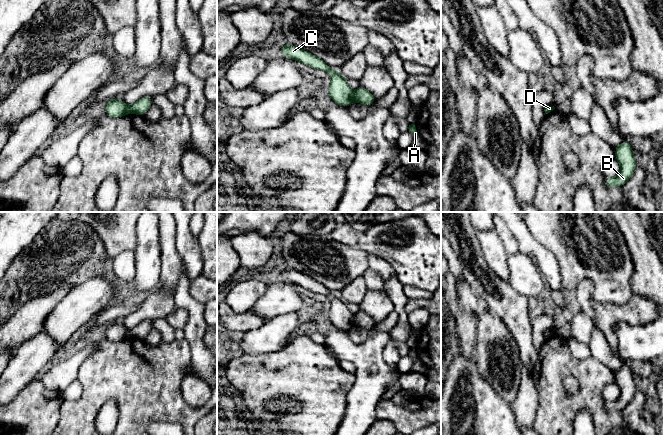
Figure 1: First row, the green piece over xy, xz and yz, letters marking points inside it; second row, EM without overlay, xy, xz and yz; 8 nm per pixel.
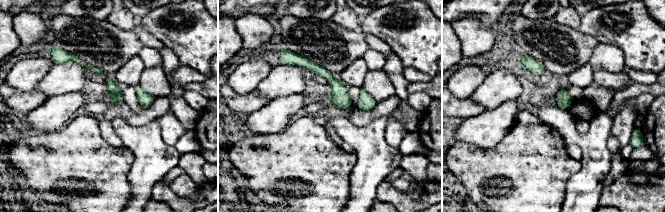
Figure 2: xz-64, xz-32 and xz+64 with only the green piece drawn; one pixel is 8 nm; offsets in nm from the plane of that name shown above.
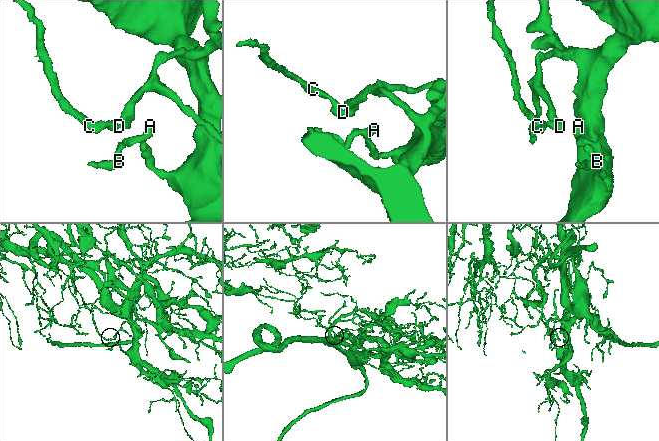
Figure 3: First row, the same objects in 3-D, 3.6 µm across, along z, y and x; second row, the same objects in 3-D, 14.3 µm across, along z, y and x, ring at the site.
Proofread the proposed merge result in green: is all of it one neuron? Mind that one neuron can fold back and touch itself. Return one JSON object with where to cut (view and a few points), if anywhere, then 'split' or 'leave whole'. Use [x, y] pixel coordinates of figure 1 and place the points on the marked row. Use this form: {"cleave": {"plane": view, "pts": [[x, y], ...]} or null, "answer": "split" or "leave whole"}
{"cleave": {"plane": "xz", "pts": [[352, 93], [353, 100]]}, "answer": "split"}

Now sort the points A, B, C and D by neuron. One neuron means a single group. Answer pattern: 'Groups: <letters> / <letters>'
Groups: A B / C D

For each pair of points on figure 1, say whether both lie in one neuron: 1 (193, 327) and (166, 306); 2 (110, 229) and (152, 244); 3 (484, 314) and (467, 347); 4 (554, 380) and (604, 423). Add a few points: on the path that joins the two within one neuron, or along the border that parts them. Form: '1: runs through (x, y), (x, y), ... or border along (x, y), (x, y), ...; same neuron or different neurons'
1: border along (173, 295), (173, 301), (178, 307); different neurons
2: border along (137, 222), (136, 248), (134, 251); different neurons
3: border along (481, 308), (478, 314), (474, 354); different neurons
4: runs through (562, 395), (568, 401), (585, 401), (592, 408); same neuron

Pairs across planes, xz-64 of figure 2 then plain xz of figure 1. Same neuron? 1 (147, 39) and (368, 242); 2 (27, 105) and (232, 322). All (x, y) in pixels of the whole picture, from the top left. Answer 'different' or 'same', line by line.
1: different
2: same

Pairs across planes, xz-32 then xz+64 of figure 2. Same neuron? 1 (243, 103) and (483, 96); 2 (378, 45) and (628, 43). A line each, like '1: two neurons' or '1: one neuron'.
1: two neurons
2: two neurons

